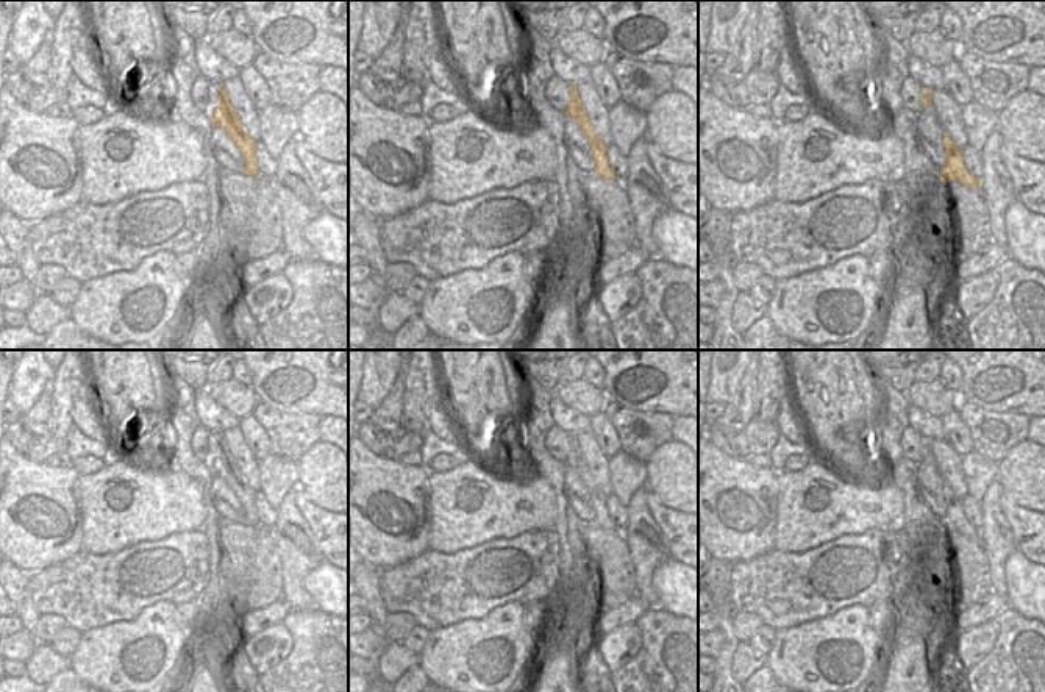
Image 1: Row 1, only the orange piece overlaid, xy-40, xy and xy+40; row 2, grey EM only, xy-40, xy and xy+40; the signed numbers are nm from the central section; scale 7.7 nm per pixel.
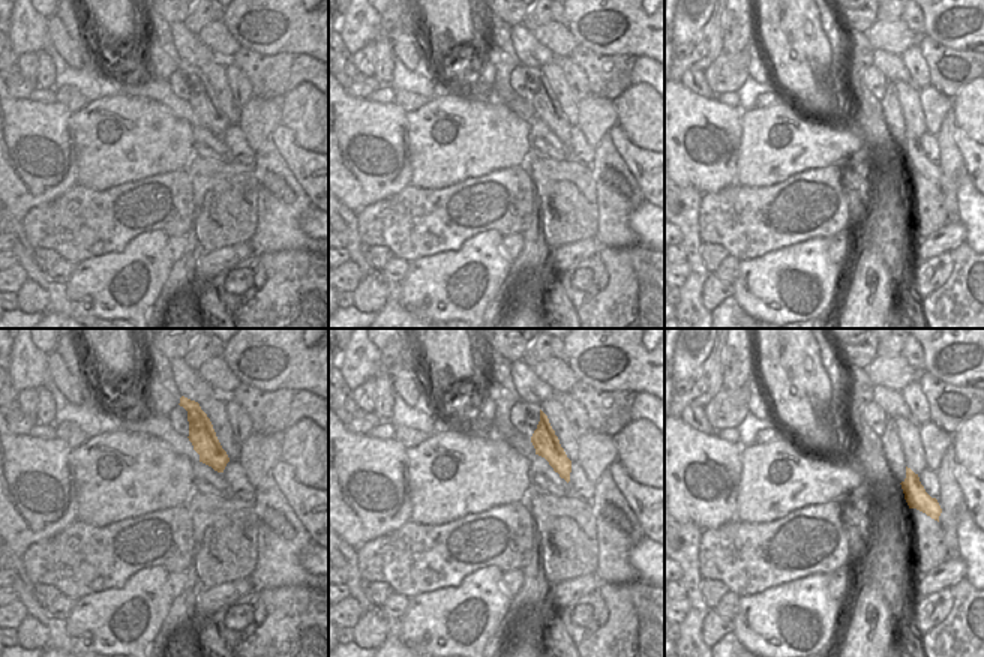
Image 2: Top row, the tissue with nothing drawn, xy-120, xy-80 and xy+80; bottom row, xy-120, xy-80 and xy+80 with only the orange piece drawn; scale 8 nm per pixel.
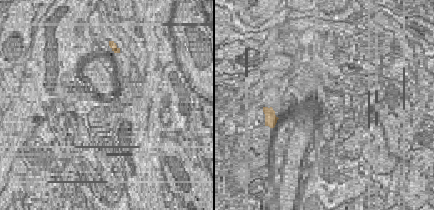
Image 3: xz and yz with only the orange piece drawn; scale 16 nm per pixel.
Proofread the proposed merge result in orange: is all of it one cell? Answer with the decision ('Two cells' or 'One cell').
One cell

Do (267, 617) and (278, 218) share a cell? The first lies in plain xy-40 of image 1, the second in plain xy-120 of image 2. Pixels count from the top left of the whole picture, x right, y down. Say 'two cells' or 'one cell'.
two cells

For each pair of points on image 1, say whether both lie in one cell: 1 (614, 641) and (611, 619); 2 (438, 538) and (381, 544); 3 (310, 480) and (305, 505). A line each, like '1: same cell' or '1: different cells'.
1: different cells
2: different cells
3: different cells

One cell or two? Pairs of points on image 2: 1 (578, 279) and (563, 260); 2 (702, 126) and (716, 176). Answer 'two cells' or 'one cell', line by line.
1: two cells
2: one cell

